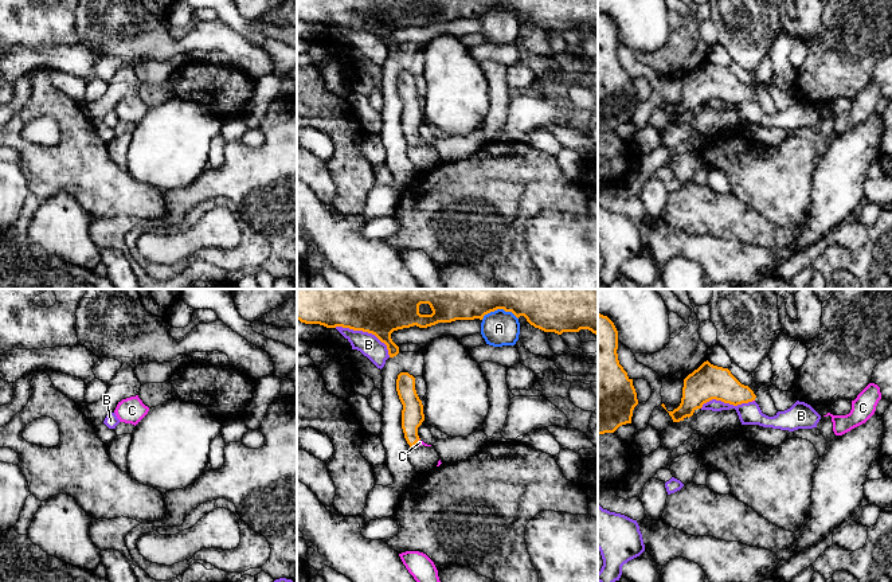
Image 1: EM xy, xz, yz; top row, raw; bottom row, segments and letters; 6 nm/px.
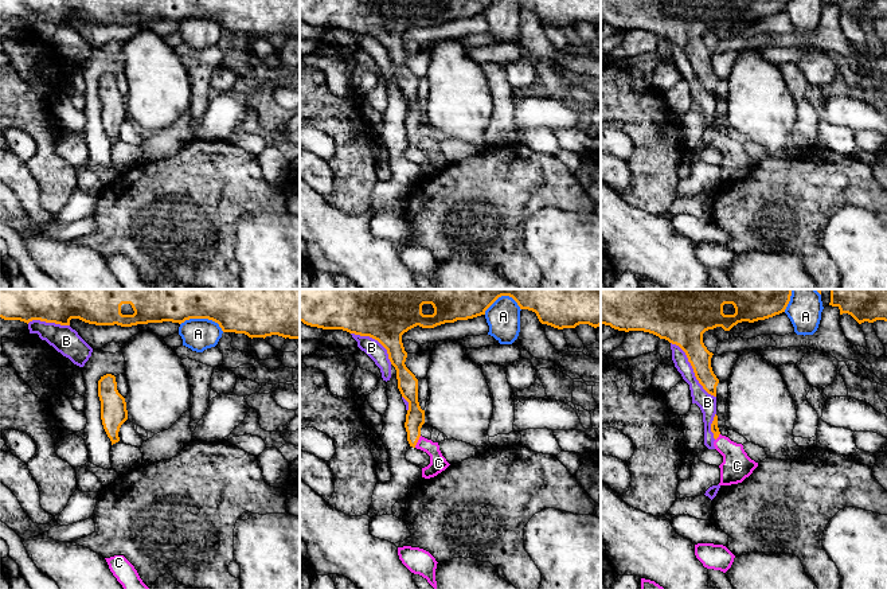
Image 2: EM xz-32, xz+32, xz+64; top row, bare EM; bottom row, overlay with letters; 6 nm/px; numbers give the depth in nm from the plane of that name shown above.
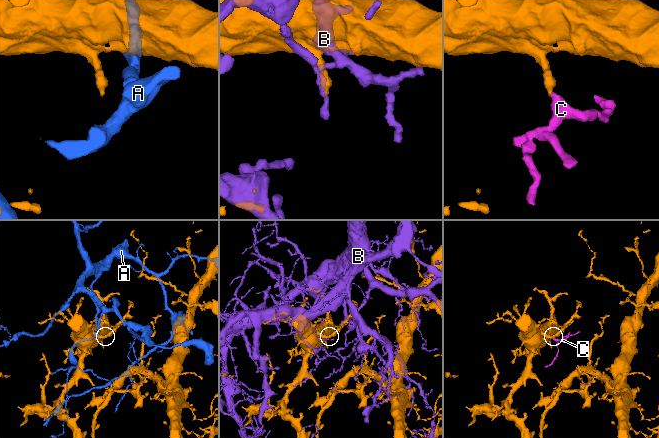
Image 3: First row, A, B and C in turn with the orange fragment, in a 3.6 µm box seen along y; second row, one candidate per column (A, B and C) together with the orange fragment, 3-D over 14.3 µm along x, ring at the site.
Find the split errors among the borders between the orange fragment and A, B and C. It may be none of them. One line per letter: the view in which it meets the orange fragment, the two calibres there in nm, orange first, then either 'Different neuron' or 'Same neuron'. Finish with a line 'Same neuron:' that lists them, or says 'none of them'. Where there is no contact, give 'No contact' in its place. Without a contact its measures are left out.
A: Touches orange in xz. Thickness 160 nm (orange) against 220 nm. Different neuron
B: Touches orange in xz. Thickness 200 nm (orange) against 140 nm. Different neuron
C: Touches orange in xz. Thickness 130 nm (orange) against 40 nm. Same neuron
Same neuron: C

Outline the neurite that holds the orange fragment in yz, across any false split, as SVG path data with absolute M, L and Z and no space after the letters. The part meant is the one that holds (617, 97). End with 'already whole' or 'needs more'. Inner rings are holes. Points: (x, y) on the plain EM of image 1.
M598 12L598 133L614 132L619 125L631 122L633 109L638 103L633 78L618 59L618 30L614 22Z | already whole

